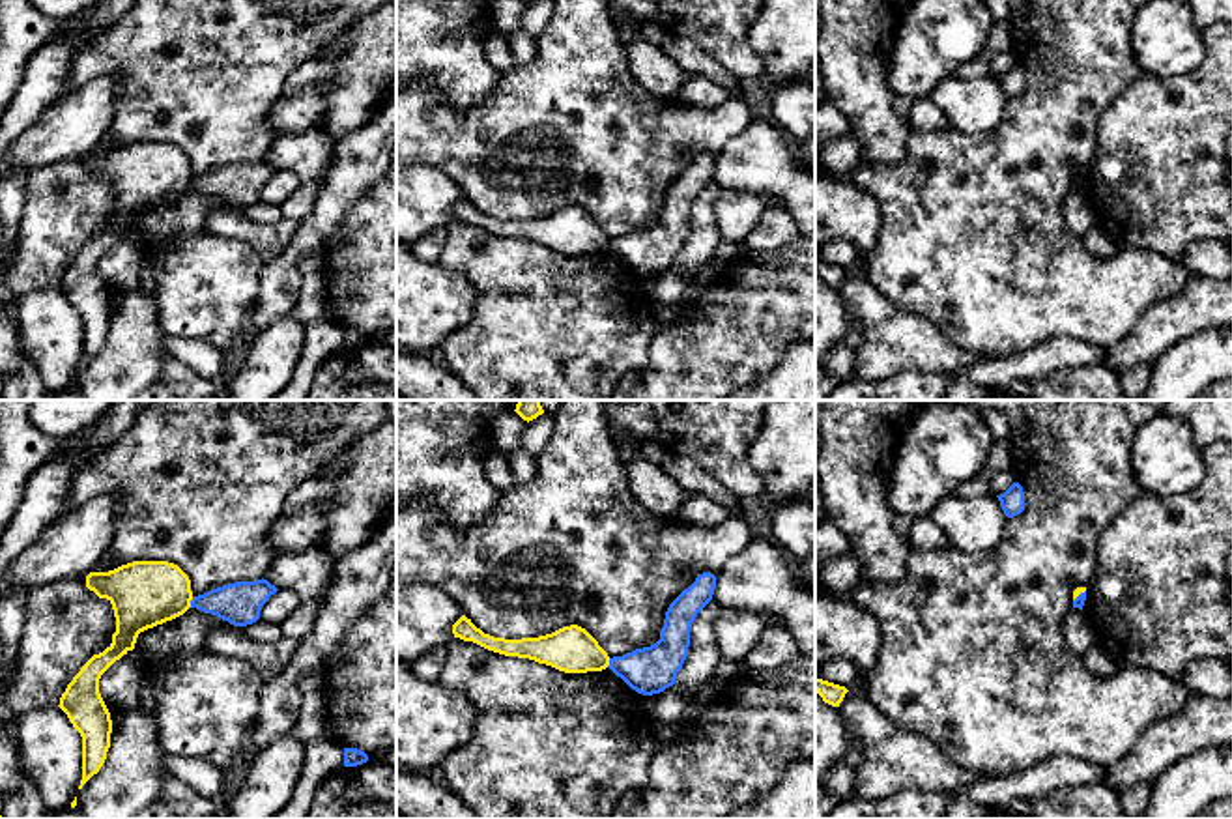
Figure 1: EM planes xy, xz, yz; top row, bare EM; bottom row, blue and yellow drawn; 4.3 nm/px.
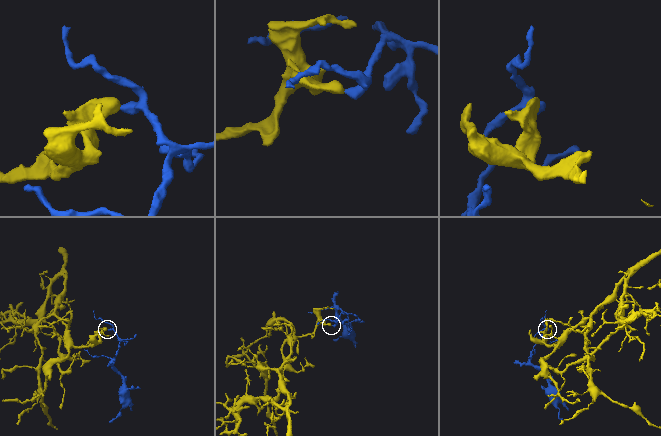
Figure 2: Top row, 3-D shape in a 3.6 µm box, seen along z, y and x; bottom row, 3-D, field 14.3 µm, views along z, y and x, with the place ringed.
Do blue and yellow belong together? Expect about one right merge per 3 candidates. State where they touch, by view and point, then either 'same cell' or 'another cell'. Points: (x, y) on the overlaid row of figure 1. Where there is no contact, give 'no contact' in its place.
xy (191, 603) | another cell

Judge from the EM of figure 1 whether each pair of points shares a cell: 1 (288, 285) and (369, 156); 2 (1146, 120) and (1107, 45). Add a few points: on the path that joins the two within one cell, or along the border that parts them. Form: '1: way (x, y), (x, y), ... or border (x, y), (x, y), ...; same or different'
1: way (294, 253), (324, 221), (343, 187); same
2: border (1141, 71), (1100, 118); different

